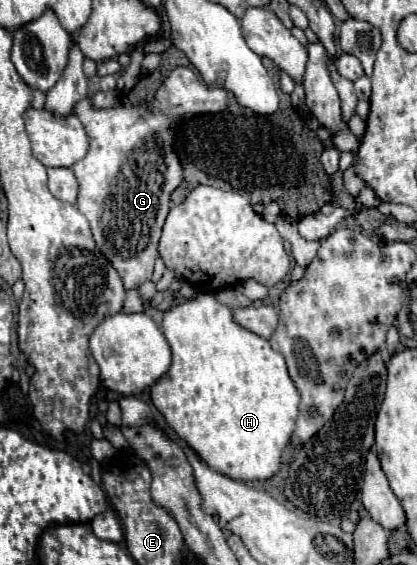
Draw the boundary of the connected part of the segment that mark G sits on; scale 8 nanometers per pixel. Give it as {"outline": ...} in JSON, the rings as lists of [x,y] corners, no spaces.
{"outline":[[[194,75],[190,85],[180,85],[176,77],[170,77],[156,91],[152,103],[94,109],[92,99],[86,97],[74,107],[90,139],[86,157],[74,163],[74,175],[80,183],[76,205],[90,221],[98,249],[112,261],[126,289],[138,287],[152,277],[158,239],[170,211],[170,195],[184,181],[176,151],[180,127],[190,117],[222,113],[226,107],[226,91],[208,89]]]}

